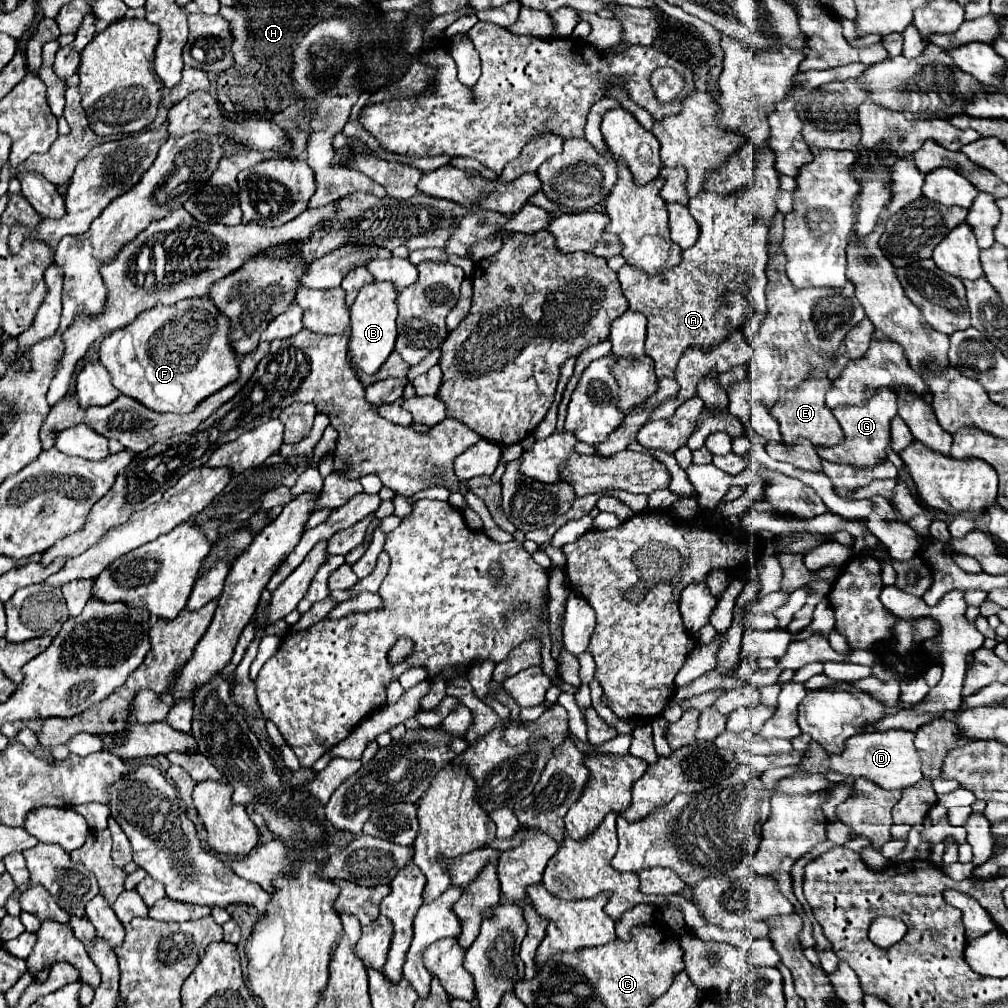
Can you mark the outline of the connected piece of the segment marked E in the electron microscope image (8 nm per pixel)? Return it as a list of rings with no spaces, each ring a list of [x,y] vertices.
[[[812,372],[812,376],[804,382],[804,386],[800,386],[800,390],[780,394],[780,400],[770,410],[770,414],[780,424],[784,444],[794,444],[800,438],[810,440],[814,446],[836,446],[836,444],[844,442],[846,436],[842,434],[842,428],[836,422],[832,410],[828,410],[828,406],[824,402],[830,388],[832,388],[832,382],[826,378],[824,372]]]

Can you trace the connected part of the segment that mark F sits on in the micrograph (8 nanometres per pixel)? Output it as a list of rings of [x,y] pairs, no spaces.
[[[208,296],[186,298],[174,306],[156,306],[142,312],[130,326],[110,332],[100,344],[100,362],[112,374],[112,384],[124,394],[156,412],[188,414],[206,396],[222,390],[238,378],[238,354],[230,342],[232,320],[222,314]]]

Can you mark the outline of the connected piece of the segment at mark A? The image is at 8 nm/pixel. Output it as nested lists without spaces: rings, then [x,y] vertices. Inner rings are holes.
[[[704,192],[690,200],[688,210],[700,226],[700,236],[692,248],[684,250],[684,262],[676,266],[676,270],[668,270],[668,274],[662,274],[660,278],[644,278],[644,274],[640,274],[640,270],[632,270],[632,266],[624,266],[618,272],[618,280],[622,284],[624,296],[628,298],[630,310],[642,312],[647,318],[646,354],[654,360],[656,376],[660,378],[676,376],[678,360],[688,348],[696,346],[702,350],[712,350],[714,346],[722,344],[734,330],[742,330],[746,326],[748,312],[752,308],[748,302],[748,290],[752,286],[752,264],[758,252],[766,248],[768,240],[768,228],[762,222],[756,222],[748,202],[738,194],[718,196]]]

